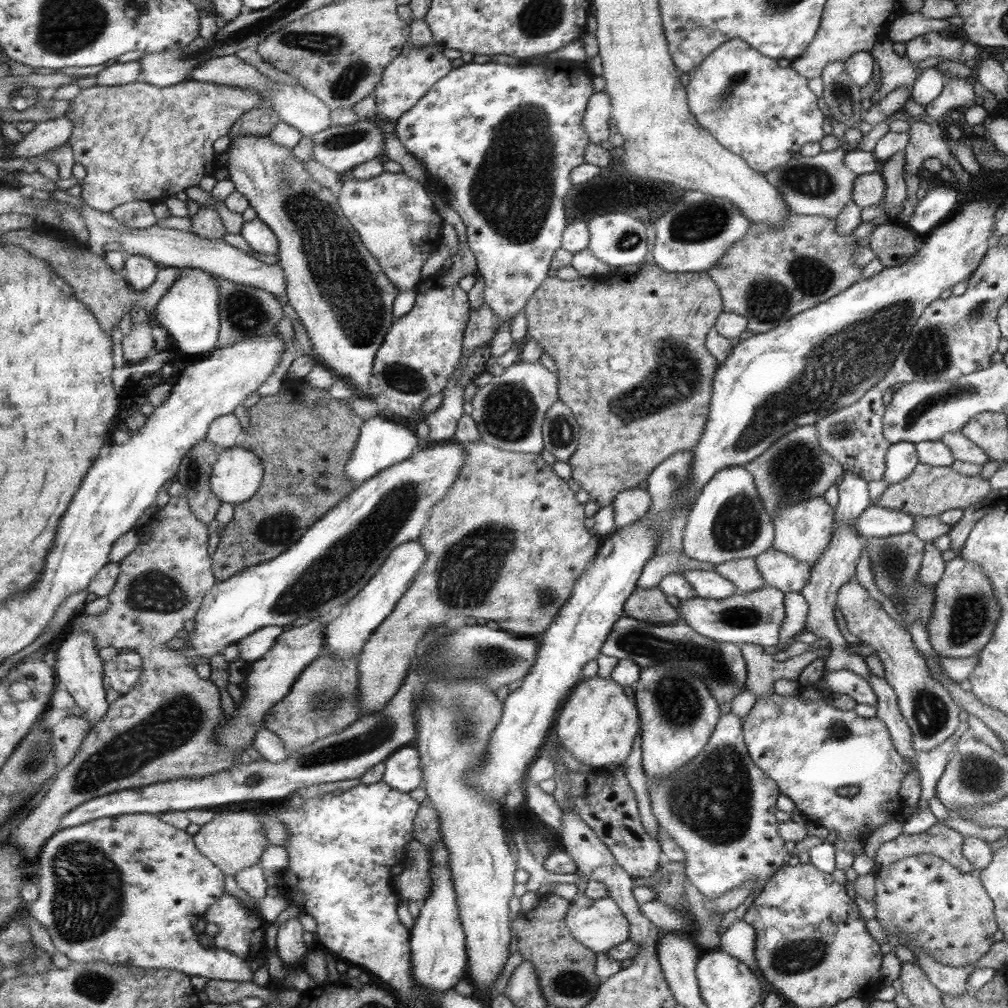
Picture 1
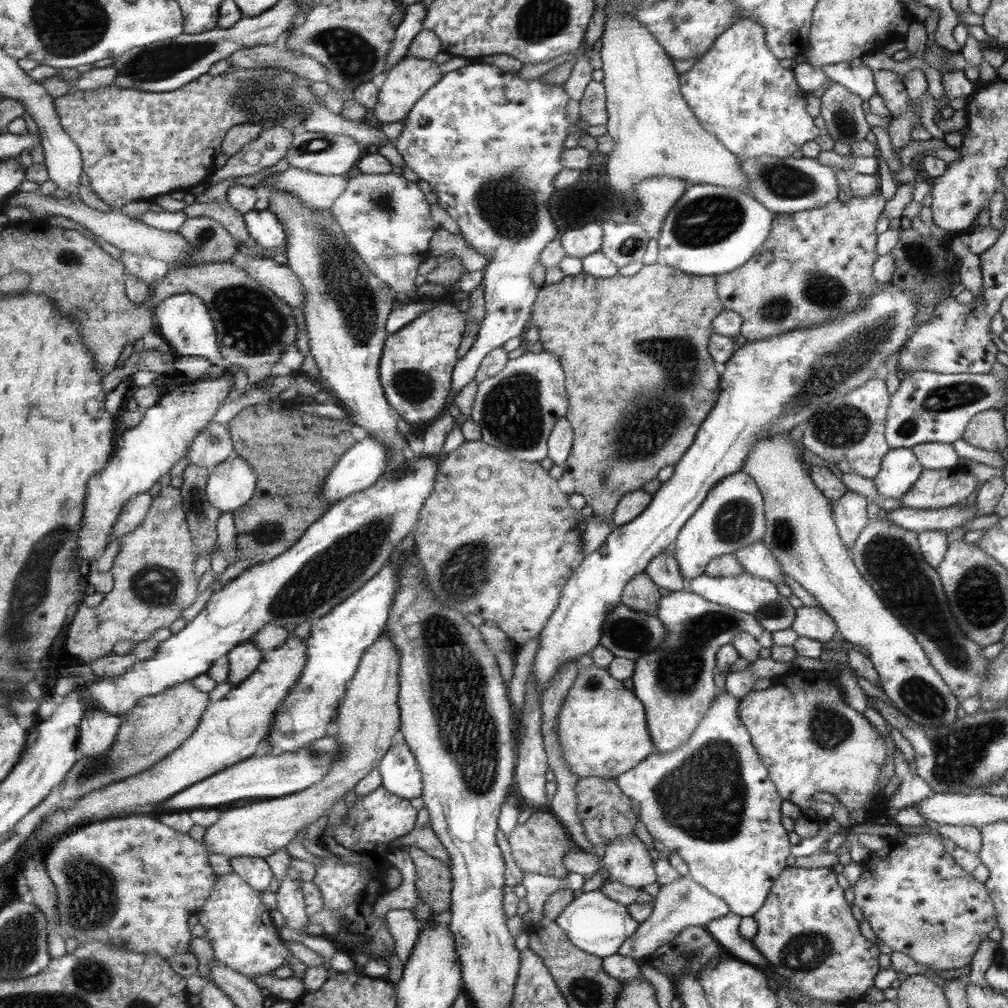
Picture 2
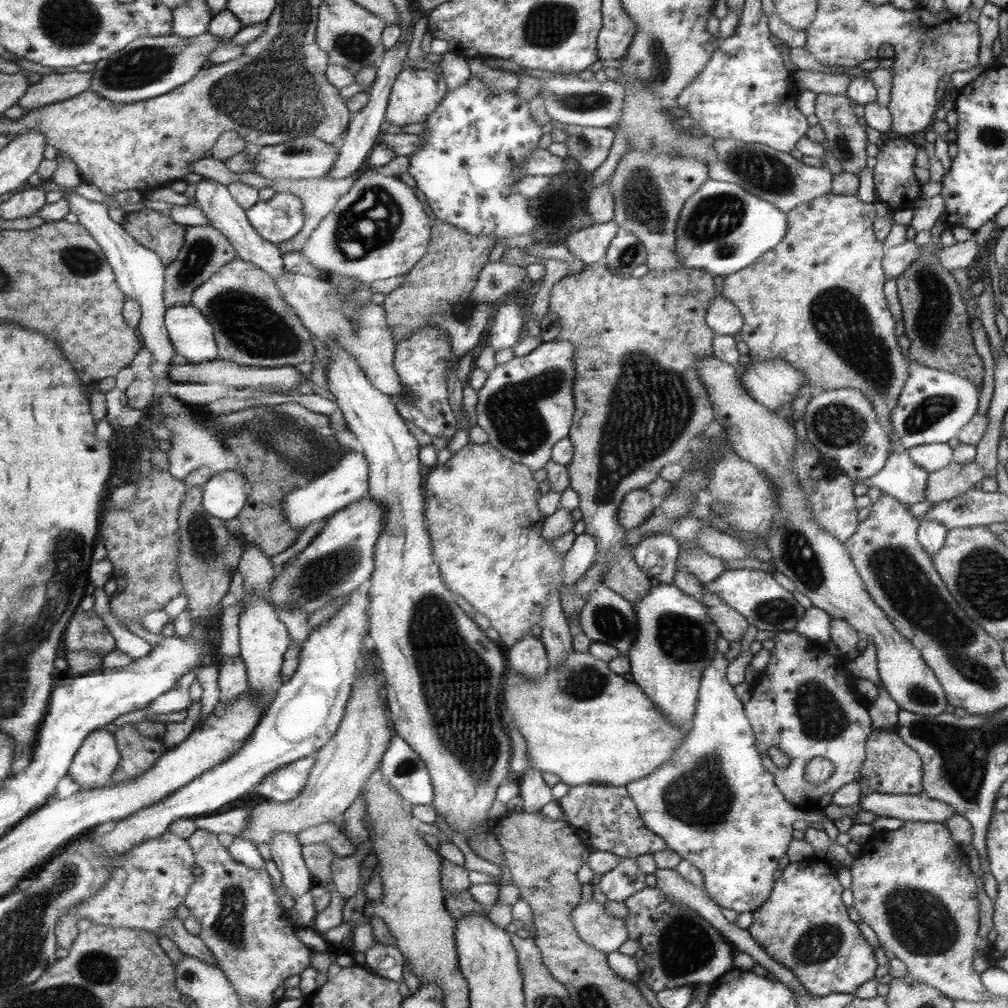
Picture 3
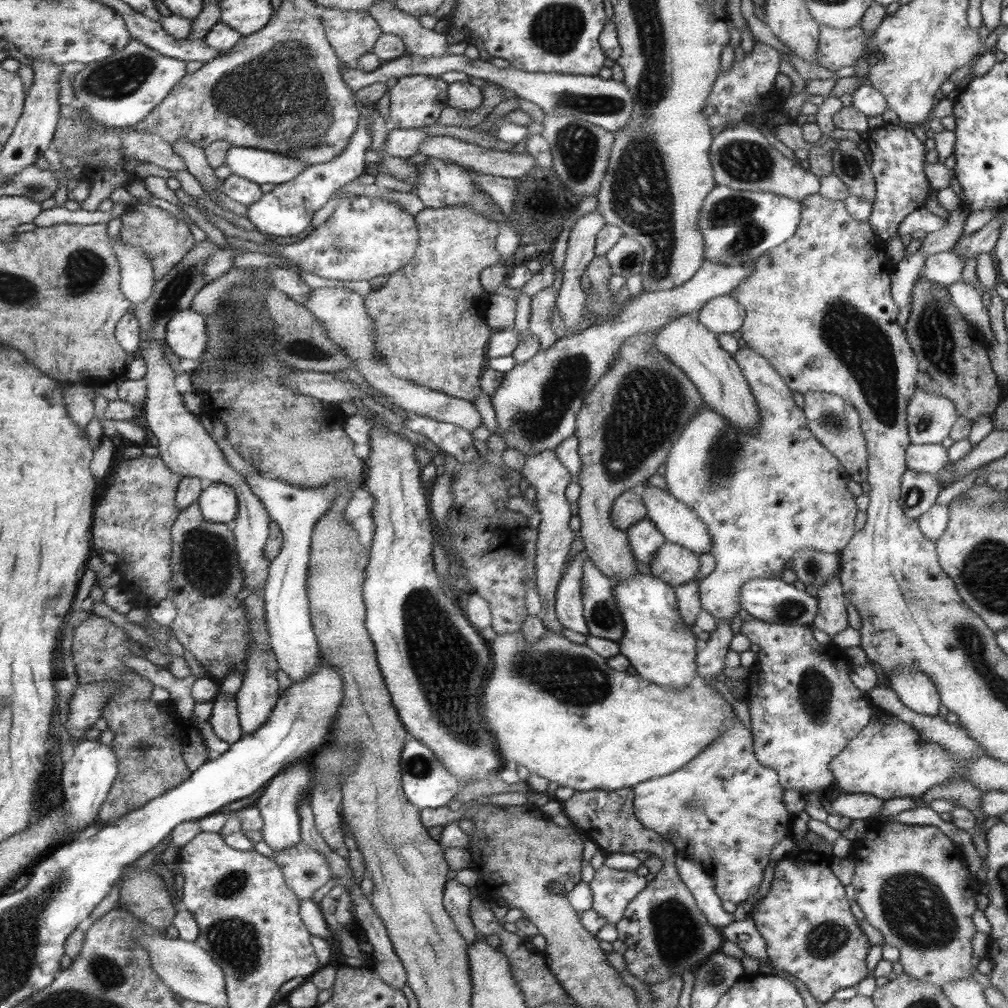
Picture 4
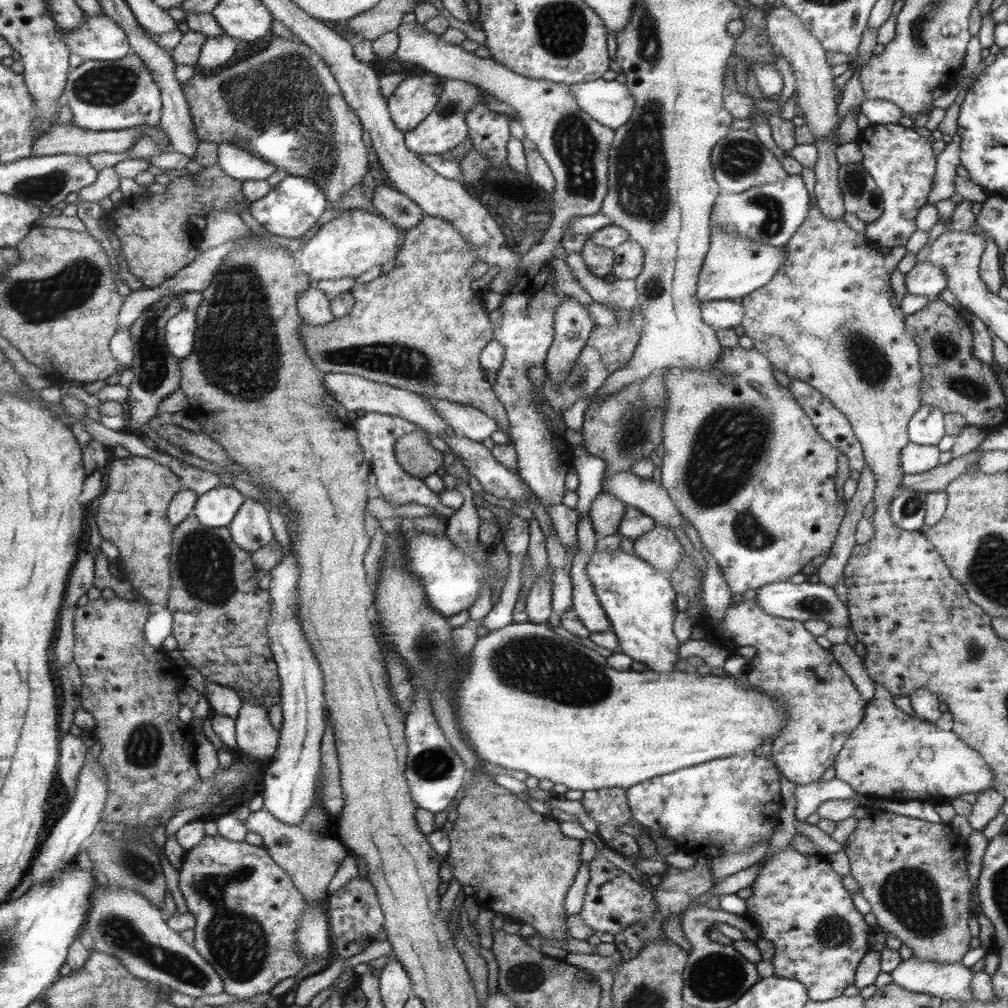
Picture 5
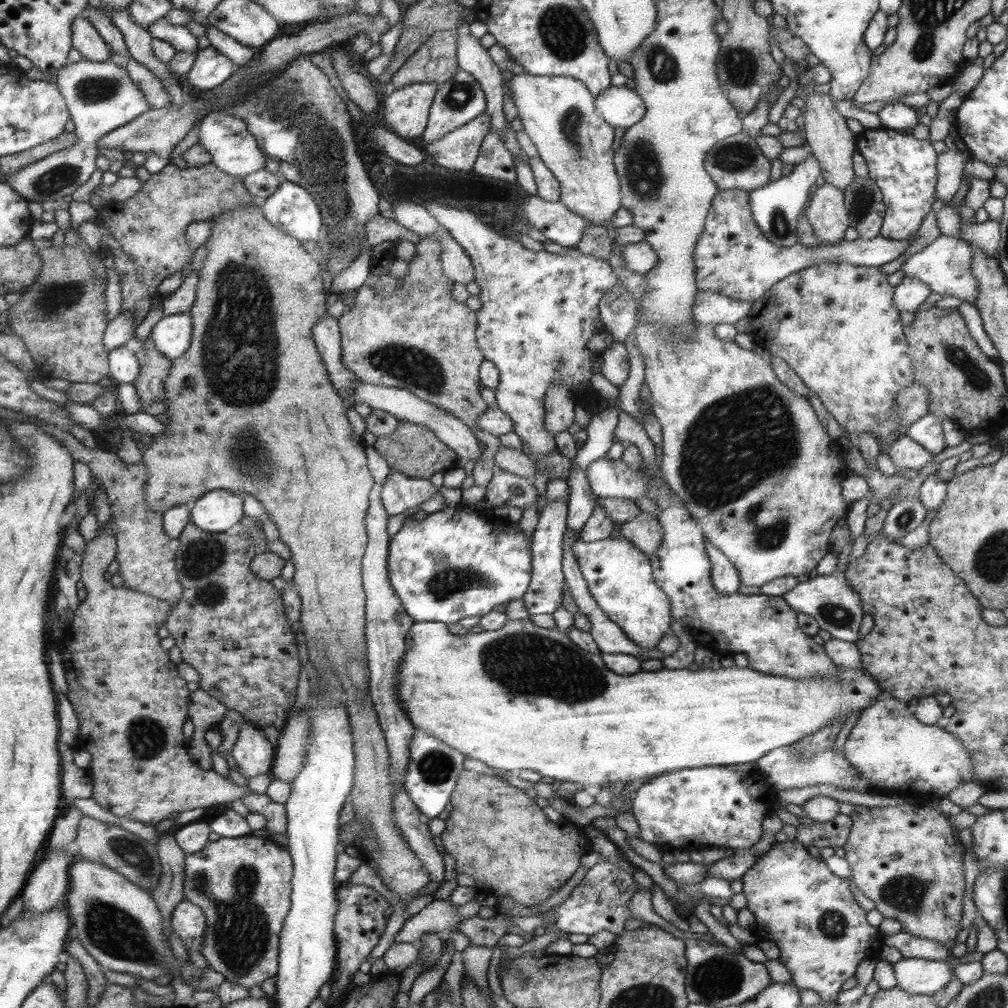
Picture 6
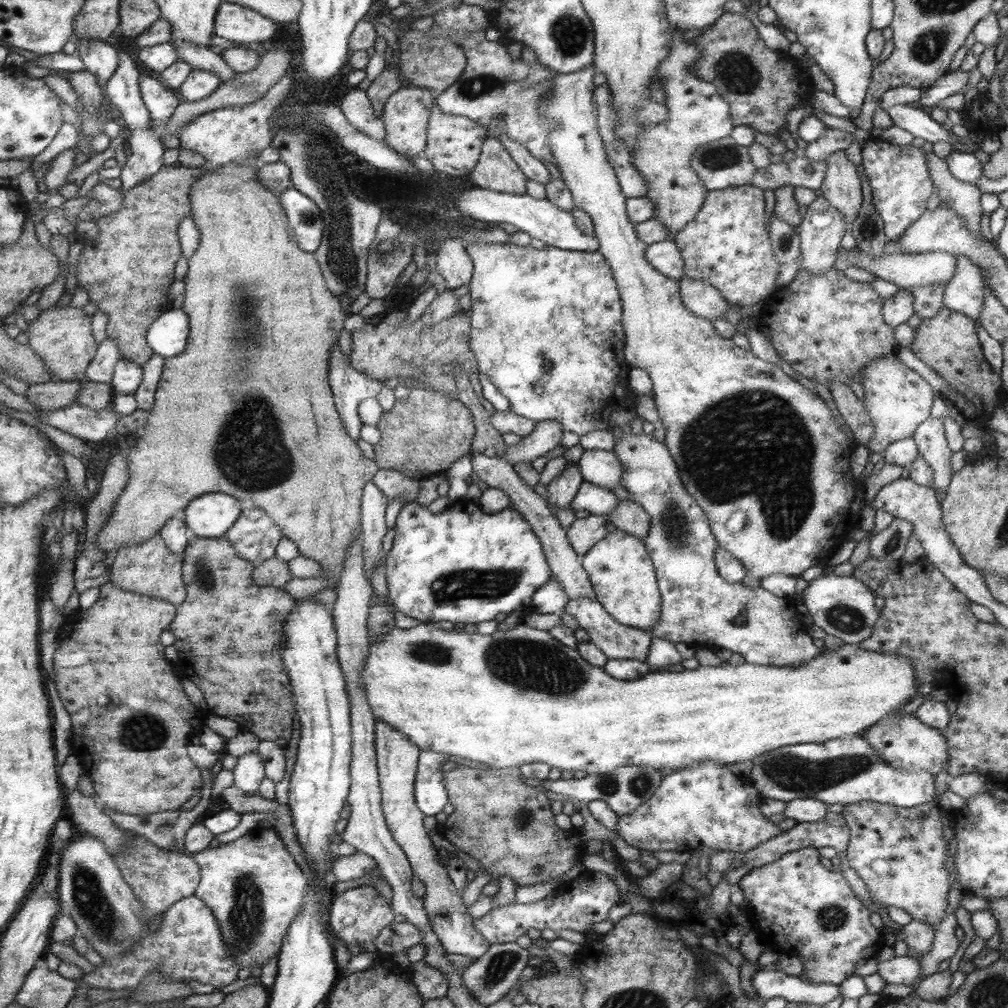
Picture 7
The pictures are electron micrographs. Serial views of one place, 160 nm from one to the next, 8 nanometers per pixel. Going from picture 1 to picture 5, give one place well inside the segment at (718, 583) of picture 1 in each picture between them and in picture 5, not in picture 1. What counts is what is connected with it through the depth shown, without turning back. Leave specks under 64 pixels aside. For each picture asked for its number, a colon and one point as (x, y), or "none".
2: (746, 593)
3: (754, 594)
4: (769, 599)
5: (808, 600)

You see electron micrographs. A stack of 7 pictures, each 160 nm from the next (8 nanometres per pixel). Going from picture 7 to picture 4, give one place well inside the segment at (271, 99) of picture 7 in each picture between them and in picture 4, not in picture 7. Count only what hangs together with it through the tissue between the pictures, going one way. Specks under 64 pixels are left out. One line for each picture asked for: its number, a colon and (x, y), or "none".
4: (259, 166)
5: (237, 162)
6: (226, 138)

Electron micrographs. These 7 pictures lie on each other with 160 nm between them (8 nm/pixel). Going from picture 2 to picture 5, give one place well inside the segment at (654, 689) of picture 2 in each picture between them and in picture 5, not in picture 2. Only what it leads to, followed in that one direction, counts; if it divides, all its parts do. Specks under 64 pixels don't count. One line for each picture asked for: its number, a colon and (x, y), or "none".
3: (676, 638)
4: (660, 646)
5: (639, 601)

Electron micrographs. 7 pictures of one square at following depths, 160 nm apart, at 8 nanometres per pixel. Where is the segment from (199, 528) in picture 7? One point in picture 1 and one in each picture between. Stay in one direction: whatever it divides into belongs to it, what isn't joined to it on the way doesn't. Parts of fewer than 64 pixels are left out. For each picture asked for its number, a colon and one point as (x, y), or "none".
1: (237, 473)
2: (231, 483)
3: (224, 494)
4: (218, 502)
5: (215, 508)
6: (216, 511)

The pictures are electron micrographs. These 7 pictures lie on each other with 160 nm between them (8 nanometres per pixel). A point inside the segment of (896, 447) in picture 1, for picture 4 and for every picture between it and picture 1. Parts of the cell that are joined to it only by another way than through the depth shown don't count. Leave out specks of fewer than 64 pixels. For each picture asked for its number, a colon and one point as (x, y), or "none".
2: (899, 469)
3: (900, 478)
4: (918, 491)

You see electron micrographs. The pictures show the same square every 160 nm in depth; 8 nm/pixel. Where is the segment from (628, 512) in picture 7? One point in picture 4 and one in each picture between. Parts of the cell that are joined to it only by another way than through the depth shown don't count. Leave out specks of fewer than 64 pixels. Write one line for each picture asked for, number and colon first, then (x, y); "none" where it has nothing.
4: (672, 563)
5: (659, 547)
6: (644, 531)

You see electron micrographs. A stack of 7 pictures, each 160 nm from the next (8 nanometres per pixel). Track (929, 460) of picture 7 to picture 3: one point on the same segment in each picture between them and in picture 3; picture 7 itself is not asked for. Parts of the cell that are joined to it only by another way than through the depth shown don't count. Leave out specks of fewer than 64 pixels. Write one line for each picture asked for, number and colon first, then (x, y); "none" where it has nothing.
3: (934, 405)
4: (930, 417)
5: (927, 426)
6: (926, 432)

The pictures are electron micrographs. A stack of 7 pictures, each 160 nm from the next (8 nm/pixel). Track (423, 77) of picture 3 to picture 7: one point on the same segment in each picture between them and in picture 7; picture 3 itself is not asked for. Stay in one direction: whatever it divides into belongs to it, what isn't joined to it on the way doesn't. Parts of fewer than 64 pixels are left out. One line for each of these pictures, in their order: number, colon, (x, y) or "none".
4: (415, 101)
5: (416, 96)
6: (405, 112)
7: (405, 116)

